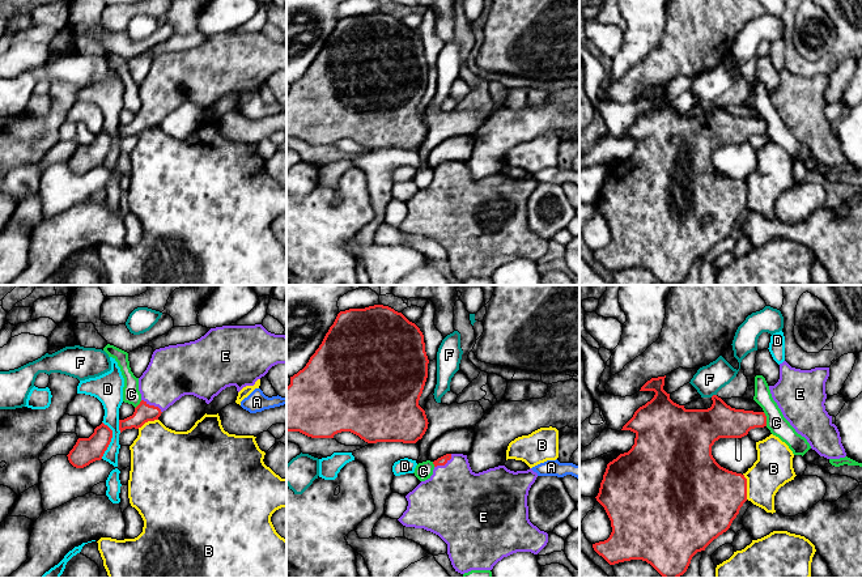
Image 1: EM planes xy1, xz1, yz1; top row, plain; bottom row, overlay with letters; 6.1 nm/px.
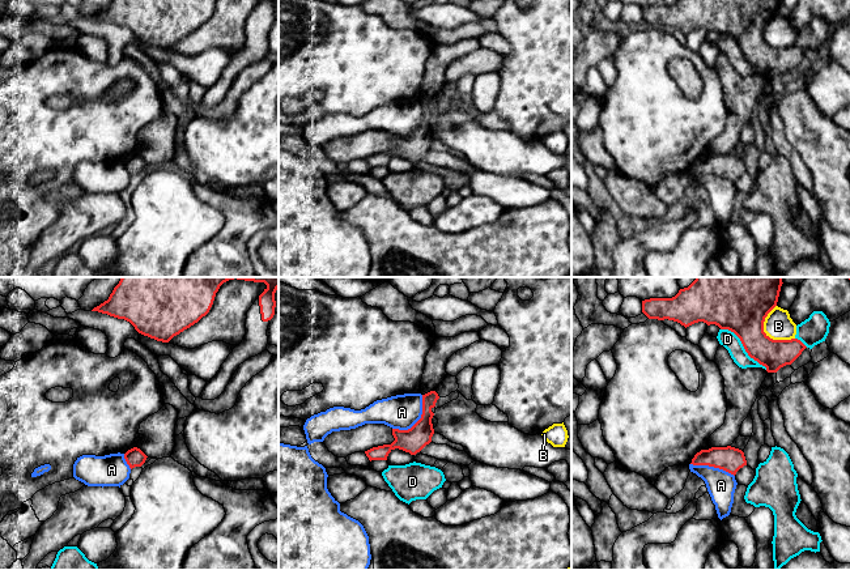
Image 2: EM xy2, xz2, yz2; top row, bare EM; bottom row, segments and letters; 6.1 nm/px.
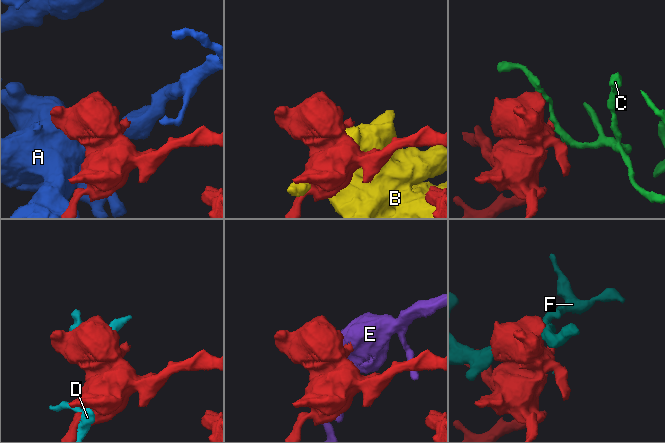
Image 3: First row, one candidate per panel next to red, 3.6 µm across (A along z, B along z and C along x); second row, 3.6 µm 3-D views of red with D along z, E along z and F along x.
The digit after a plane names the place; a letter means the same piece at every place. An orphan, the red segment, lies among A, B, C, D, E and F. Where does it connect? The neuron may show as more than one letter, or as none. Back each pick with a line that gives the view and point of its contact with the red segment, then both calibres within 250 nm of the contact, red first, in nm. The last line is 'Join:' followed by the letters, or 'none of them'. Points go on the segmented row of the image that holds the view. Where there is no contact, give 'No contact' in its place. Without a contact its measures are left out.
E: Touches red at xy1 (152, 406). Thickness 120 nm (red) against 320 nm
Join: E

